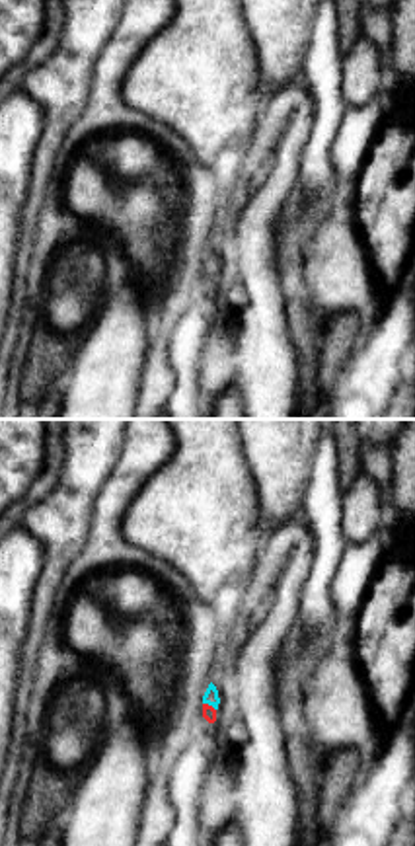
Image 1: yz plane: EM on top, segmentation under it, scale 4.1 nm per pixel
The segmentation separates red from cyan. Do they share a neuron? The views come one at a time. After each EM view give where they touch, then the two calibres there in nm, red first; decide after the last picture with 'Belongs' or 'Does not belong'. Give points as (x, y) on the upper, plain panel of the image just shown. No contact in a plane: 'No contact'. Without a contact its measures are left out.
Touches red at (207, 268). Thickness 60 nm (red) against 60 nm

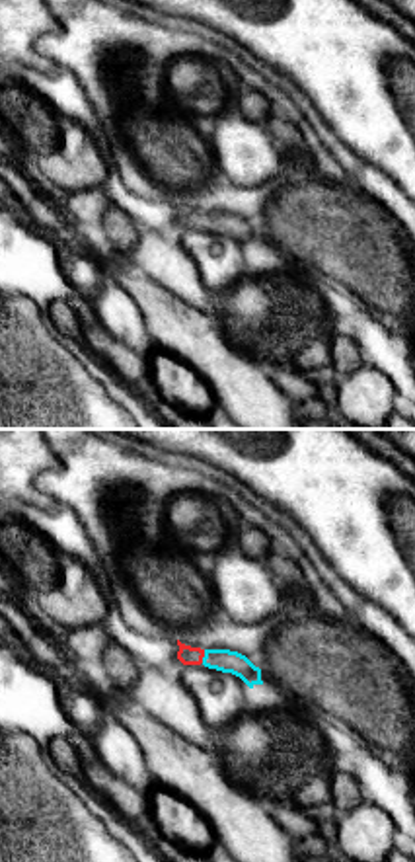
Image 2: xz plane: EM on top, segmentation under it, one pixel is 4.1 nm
Touches red at (203, 219). Thickness 80 nm (red) against 100 nm

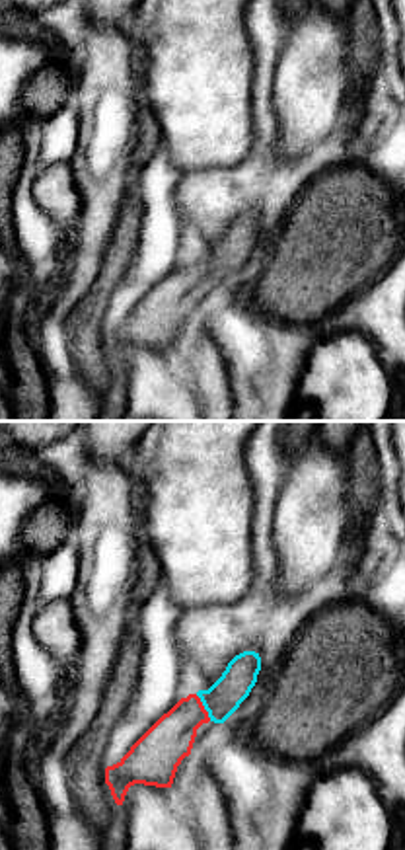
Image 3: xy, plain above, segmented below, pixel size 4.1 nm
Touches red at (203, 271). Thickness 190 nm (red) against 150 nm

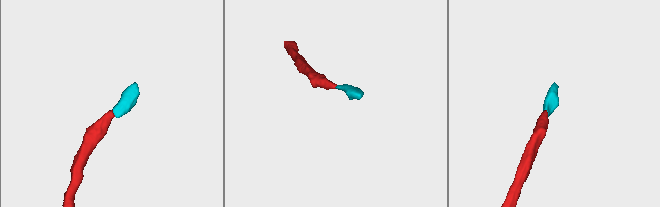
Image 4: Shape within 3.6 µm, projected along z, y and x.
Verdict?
Belongs

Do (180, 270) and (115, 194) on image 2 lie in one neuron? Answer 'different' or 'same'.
same

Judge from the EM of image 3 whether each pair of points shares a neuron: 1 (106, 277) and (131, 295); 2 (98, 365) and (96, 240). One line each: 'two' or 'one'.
1: two
2: two

